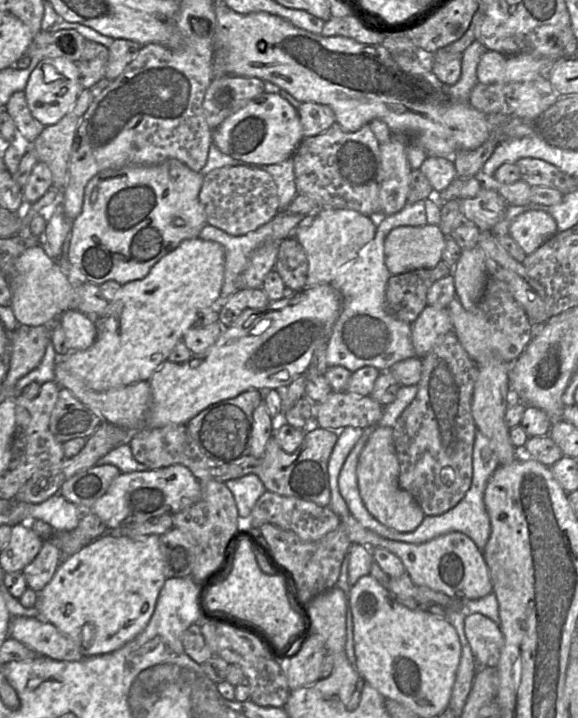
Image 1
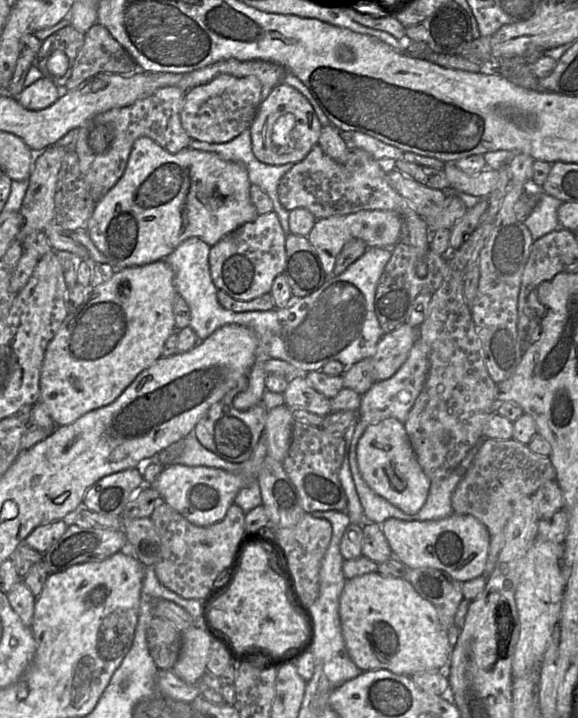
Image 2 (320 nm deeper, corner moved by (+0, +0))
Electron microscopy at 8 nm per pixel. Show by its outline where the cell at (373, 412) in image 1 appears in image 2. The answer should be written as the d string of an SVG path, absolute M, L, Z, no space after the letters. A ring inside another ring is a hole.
M296 373L289 379L283 396L291 410L305 410L323 417L332 413L331 399L313 389L304 374Z

